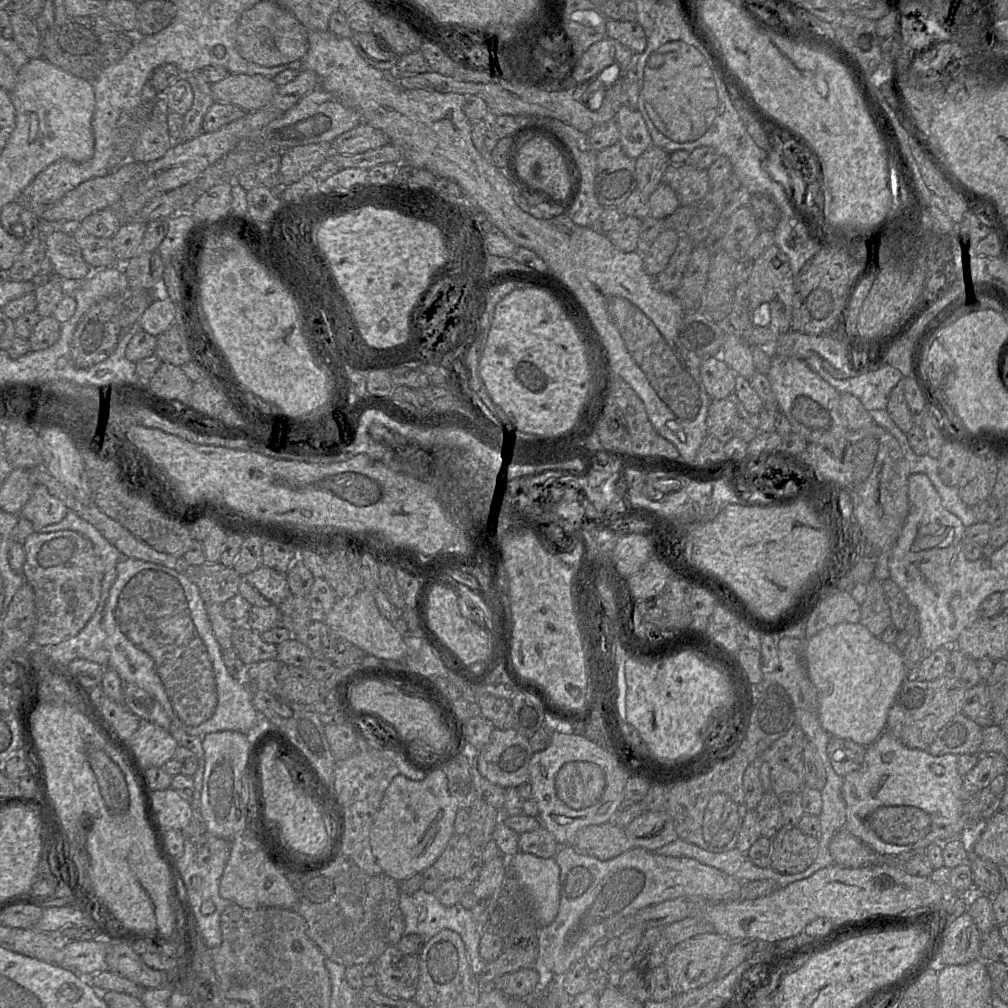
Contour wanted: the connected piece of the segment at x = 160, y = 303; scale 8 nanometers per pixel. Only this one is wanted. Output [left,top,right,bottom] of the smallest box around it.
[139,299,176,337]

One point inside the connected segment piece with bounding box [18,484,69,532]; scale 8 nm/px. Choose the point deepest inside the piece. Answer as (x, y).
(42, 509)

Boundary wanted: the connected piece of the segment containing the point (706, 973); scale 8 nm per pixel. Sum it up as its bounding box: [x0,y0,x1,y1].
[663,931,731,995]

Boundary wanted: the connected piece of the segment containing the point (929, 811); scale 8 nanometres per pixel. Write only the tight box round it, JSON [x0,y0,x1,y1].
[842,731,966,858]

